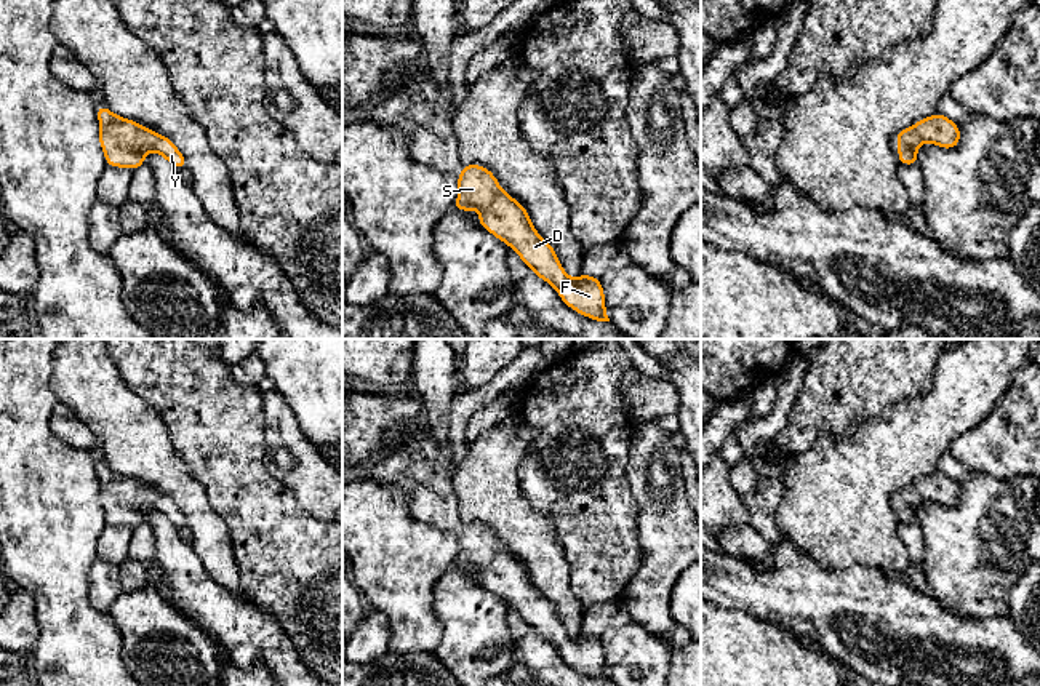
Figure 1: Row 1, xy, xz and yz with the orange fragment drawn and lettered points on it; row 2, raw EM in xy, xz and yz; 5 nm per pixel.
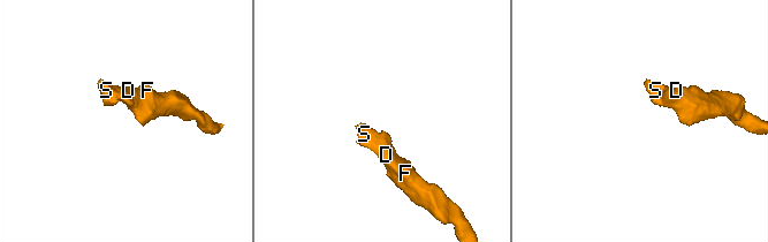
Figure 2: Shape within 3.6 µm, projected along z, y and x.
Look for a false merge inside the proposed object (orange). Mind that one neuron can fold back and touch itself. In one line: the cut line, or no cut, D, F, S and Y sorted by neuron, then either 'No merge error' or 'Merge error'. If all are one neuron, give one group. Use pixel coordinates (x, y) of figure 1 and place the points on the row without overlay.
No split. Groups: D F S Y. No merge error

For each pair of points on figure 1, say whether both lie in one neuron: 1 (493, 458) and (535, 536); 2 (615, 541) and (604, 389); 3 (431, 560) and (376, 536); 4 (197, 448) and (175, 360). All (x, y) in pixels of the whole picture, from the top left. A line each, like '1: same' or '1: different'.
1: same
2: same
3: same
4: same

